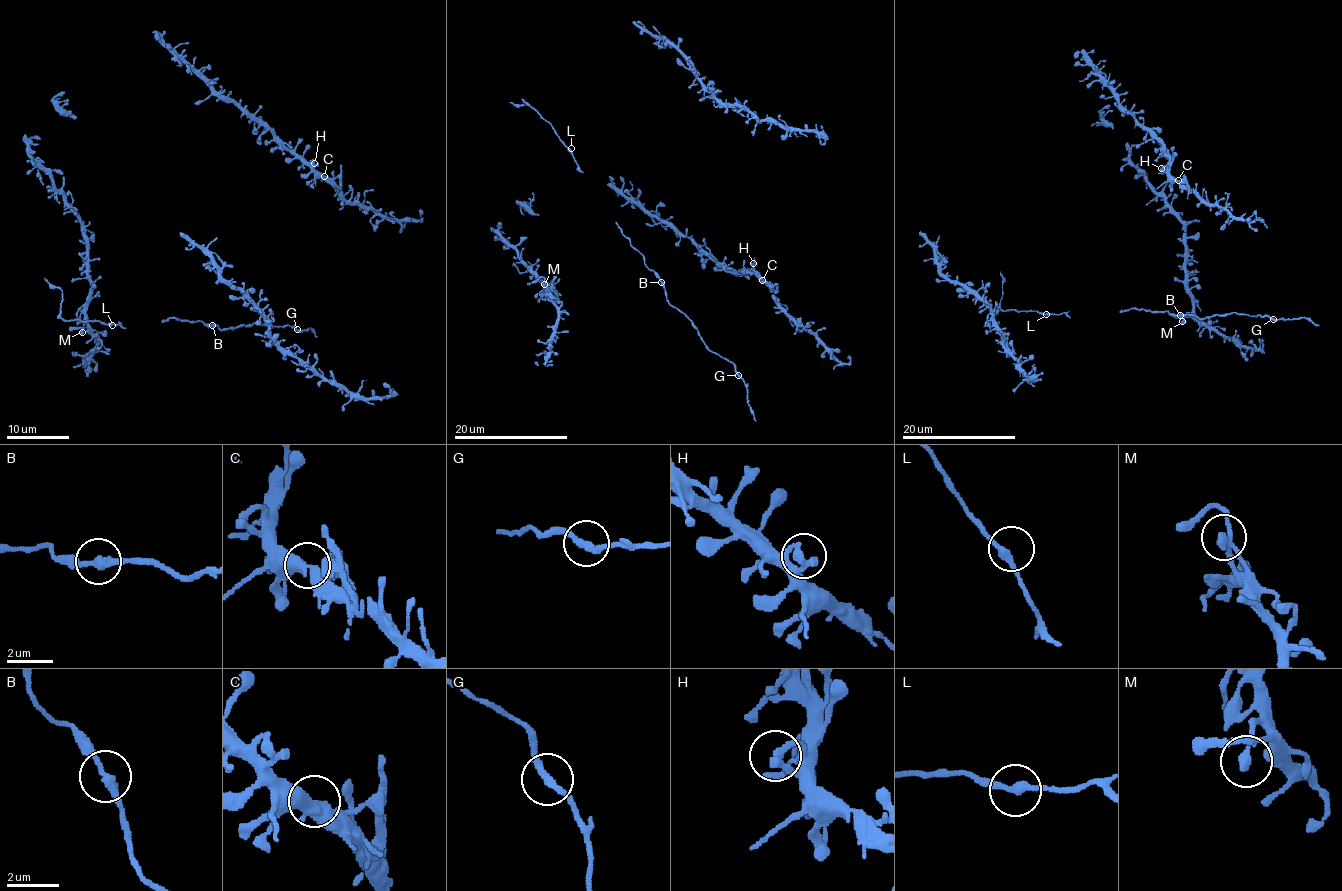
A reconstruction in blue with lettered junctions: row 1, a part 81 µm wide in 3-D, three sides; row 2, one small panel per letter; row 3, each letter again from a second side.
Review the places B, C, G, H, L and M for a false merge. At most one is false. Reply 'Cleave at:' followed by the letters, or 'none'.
Cleave at: none

